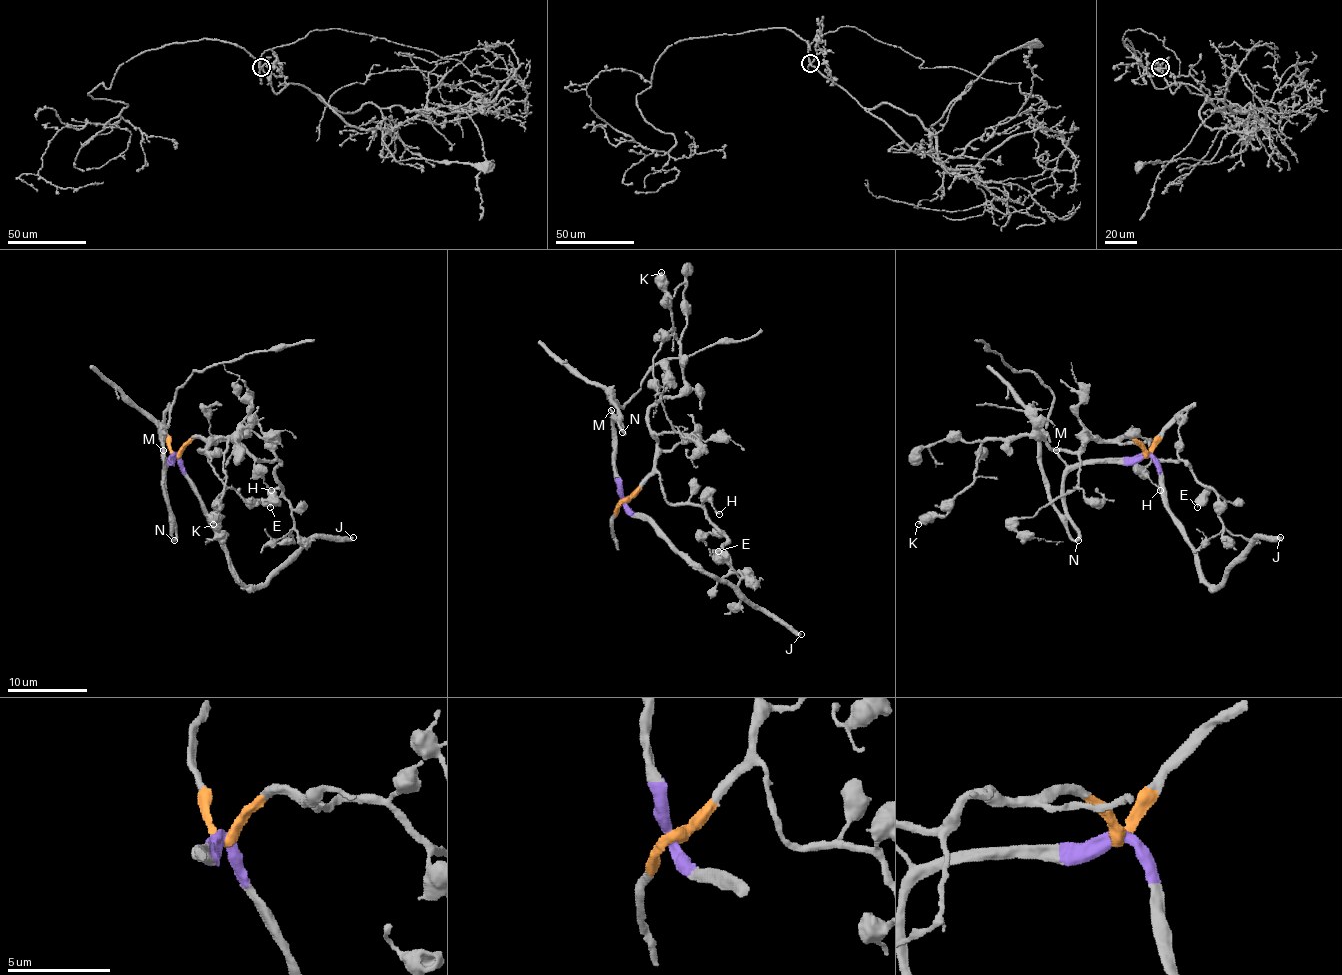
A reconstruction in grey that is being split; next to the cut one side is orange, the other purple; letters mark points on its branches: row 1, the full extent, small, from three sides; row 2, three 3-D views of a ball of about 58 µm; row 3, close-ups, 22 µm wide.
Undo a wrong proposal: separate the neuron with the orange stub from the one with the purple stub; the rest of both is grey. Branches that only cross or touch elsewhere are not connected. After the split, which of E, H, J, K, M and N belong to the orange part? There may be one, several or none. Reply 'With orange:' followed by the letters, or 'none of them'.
With orange: E, H, K

